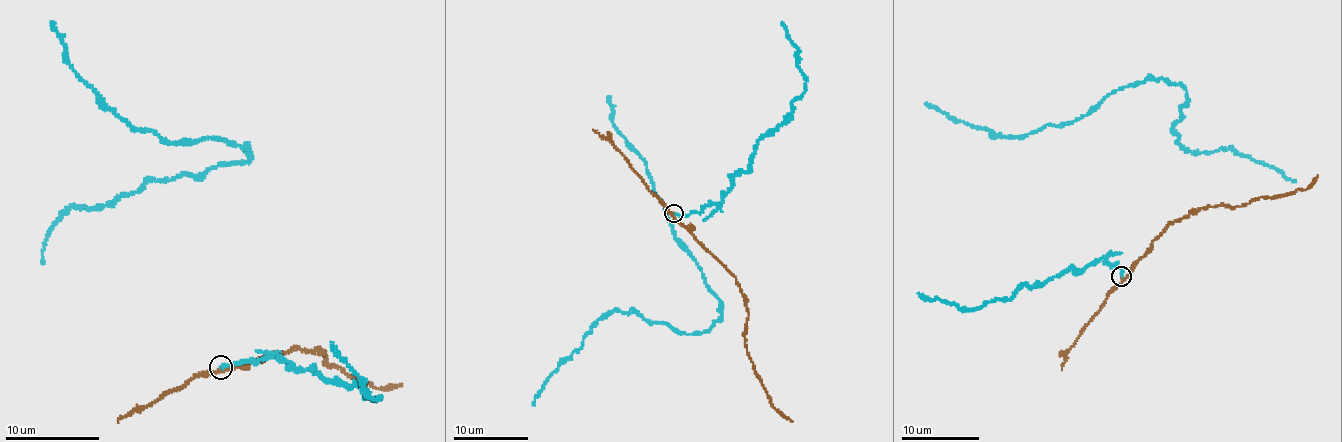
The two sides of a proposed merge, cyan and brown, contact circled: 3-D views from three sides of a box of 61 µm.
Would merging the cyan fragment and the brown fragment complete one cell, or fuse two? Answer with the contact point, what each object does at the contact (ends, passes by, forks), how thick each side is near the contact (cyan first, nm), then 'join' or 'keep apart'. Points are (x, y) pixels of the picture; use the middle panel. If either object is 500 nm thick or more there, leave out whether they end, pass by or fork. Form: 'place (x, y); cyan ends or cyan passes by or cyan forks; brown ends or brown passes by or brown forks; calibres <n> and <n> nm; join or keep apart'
place (674, 213); cyan ends; brown passes by; calibres 200 and 200 nm; keep apart

